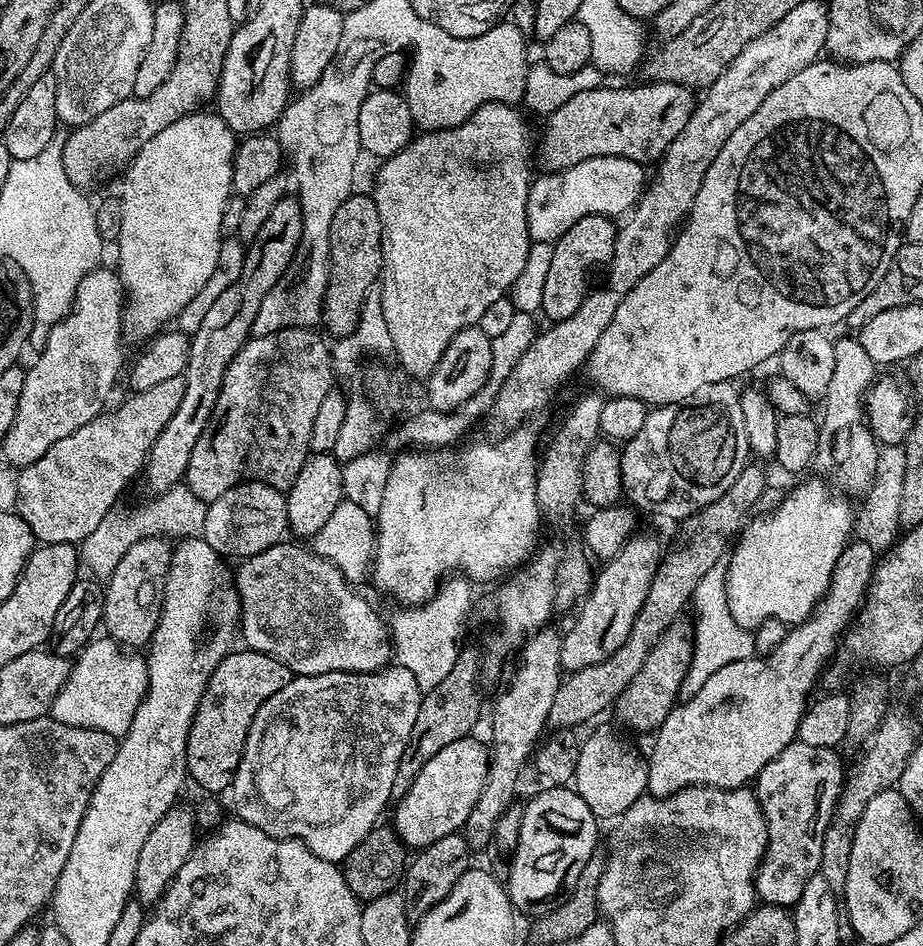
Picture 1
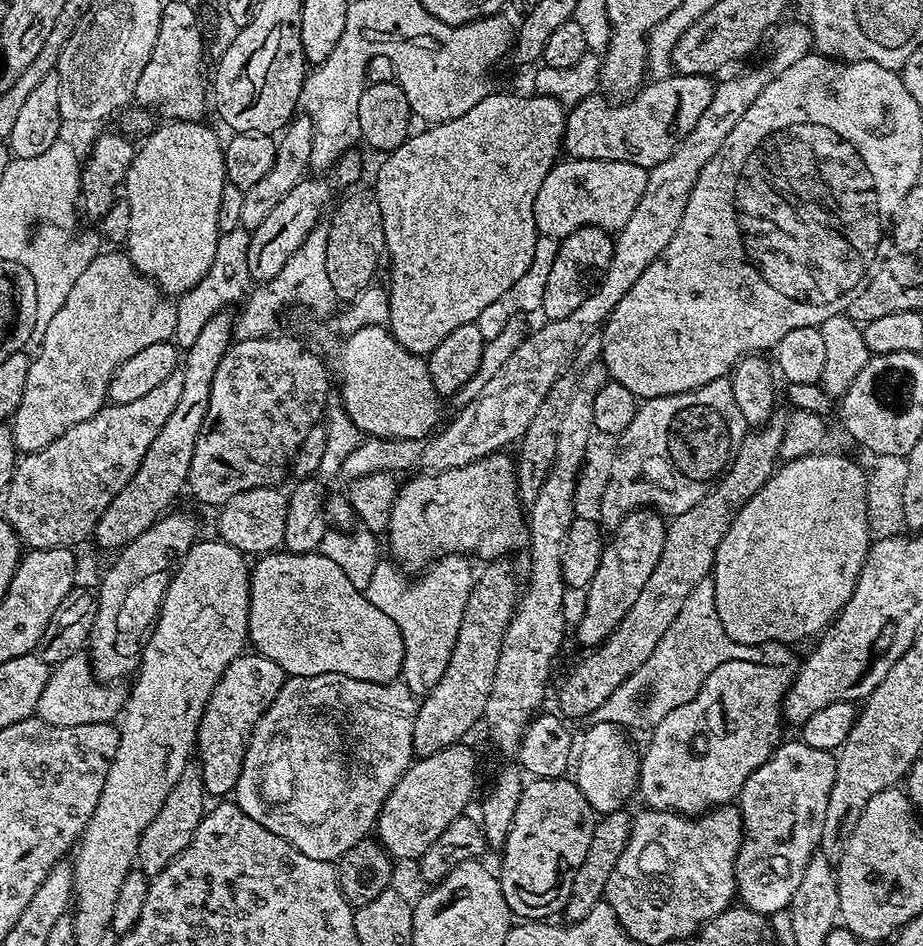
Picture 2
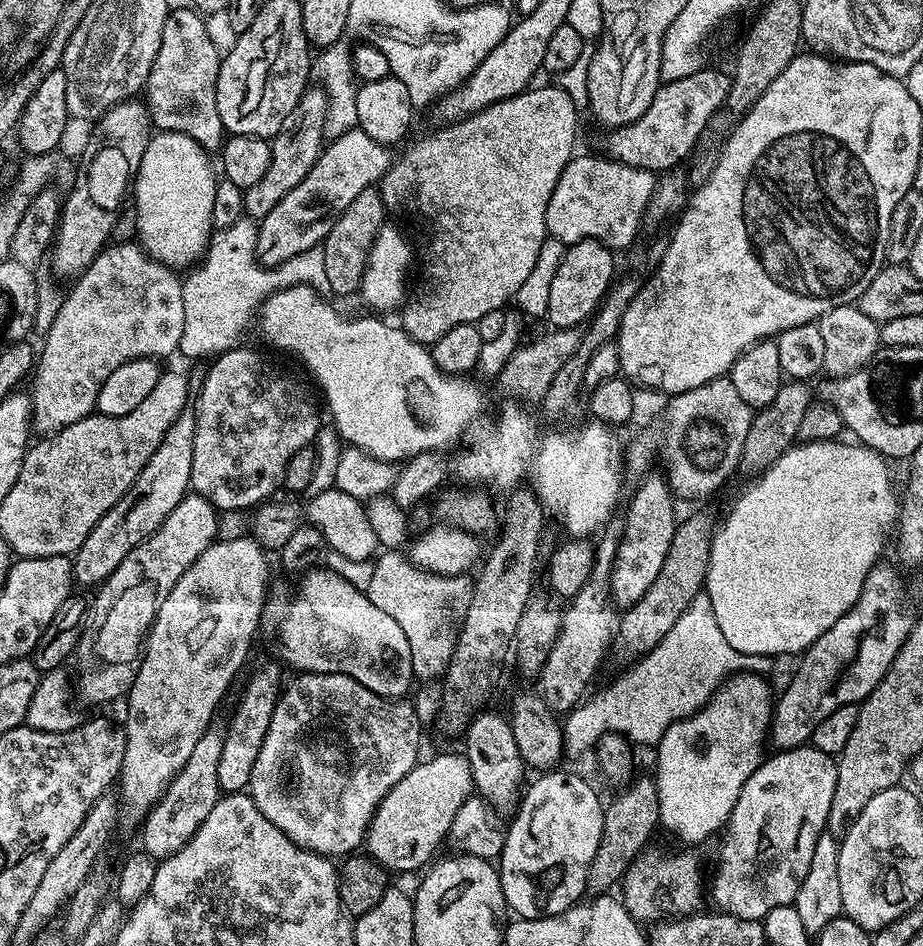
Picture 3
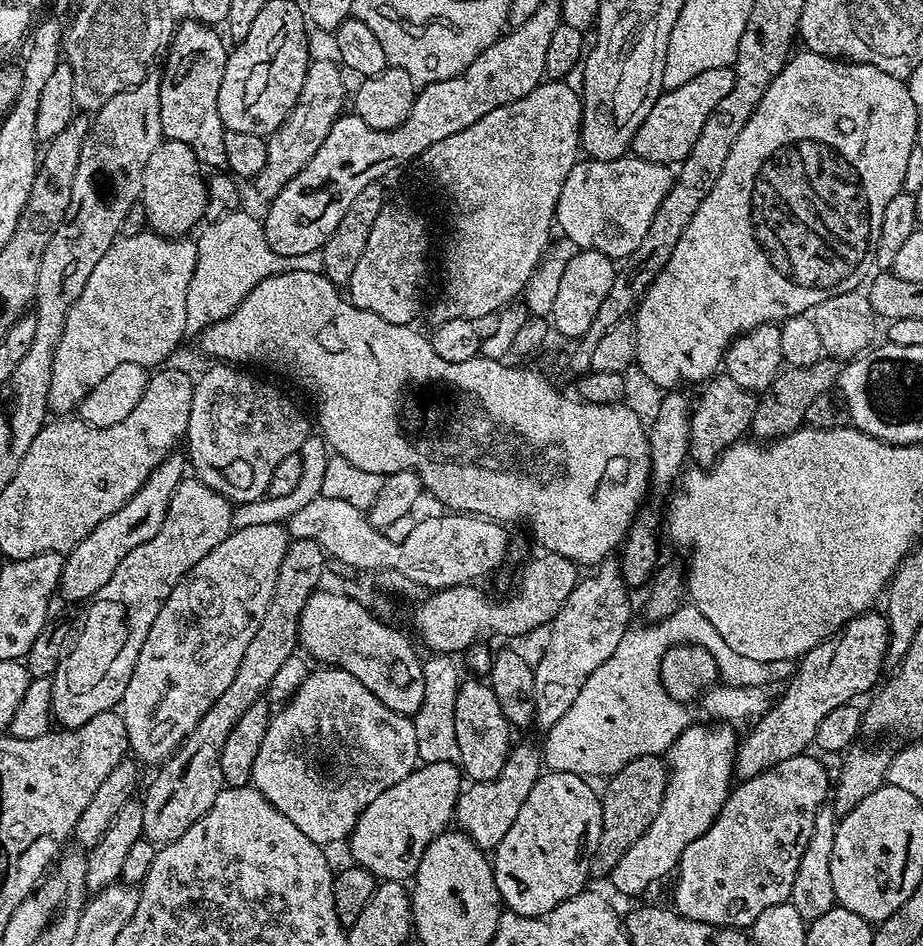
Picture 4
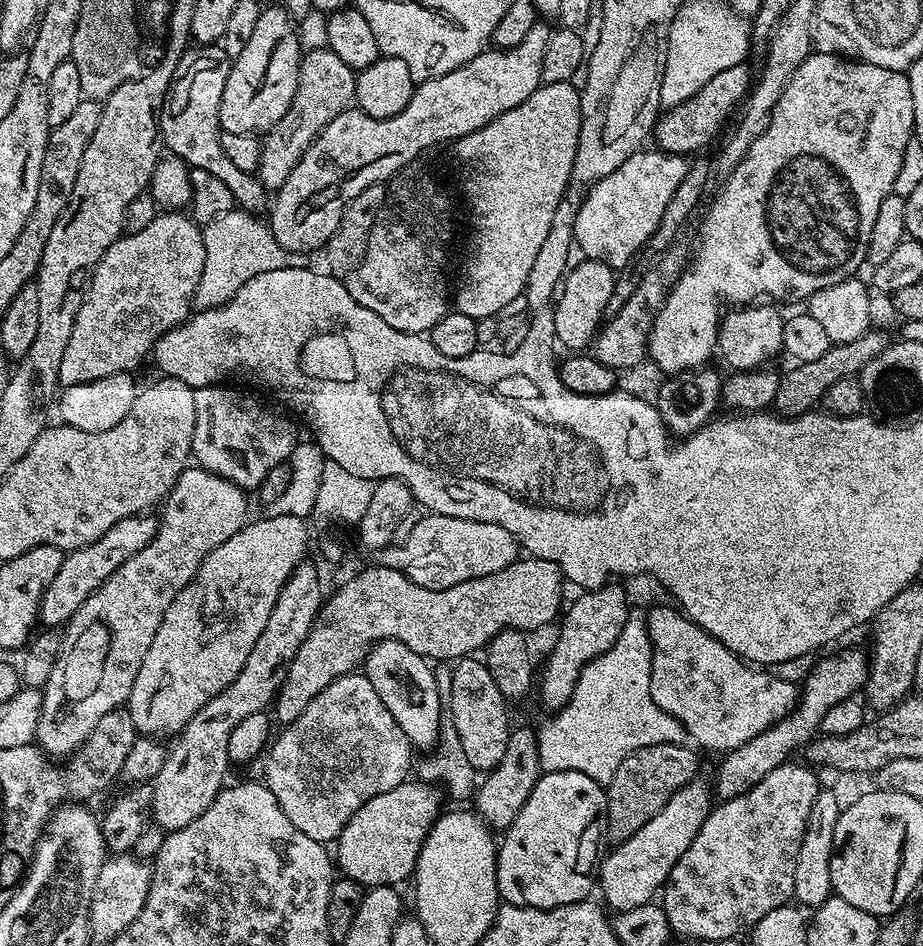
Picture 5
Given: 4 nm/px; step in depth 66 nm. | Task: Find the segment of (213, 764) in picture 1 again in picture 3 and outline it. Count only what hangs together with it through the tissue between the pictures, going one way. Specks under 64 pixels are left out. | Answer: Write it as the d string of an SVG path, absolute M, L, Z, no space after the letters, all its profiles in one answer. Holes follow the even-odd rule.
M272 664L258 669L249 678L248 685L244 688L244 701L241 702L232 725L227 725L224 733L222 756L218 758L218 786L221 793L231 794L247 789L250 774L254 774L254 761L258 759L258 750L262 750L266 730L270 730L270 718L280 701L281 691L280 672Z

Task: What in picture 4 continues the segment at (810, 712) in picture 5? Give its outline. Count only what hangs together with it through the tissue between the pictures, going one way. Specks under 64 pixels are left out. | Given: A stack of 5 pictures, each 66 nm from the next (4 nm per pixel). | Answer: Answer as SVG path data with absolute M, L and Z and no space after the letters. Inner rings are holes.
M876 610L864 612L844 625L837 640L829 638L811 648L800 657L791 680L783 685L780 701L777 704L775 701L774 706L747 729L748 737L739 741L735 775L740 780L749 780L778 766L778 762L786 762L786 758L805 755L816 739L818 722L822 722L830 710L851 704L860 698L856 696L871 693L877 687L881 679L880 663L885 663L887 655L888 622Z

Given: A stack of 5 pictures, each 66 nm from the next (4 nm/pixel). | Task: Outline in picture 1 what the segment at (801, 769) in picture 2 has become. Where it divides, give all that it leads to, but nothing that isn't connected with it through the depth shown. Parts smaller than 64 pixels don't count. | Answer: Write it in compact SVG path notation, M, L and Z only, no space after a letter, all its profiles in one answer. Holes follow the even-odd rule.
M793 742L778 754L755 778L754 791L768 827L768 849L756 871L756 894L763 903L795 906L806 890L806 882L817 875L822 862L822 838L832 817L834 806L840 797L840 789L846 779L846 764L840 761L841 753L835 748L806 746Z

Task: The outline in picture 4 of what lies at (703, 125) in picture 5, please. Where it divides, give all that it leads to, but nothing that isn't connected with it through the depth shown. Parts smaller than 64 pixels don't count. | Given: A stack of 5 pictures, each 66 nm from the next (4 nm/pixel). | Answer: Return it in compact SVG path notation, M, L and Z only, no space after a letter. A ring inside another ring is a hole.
M731 67L702 70L702 74L686 82L686 86L661 92L658 102L654 102L654 110L646 114L646 122L642 122L634 134L631 155L655 164L679 165L690 154L694 142L698 142L698 134L702 134L702 126L710 114L714 114L718 102L734 90L735 81L736 74Z

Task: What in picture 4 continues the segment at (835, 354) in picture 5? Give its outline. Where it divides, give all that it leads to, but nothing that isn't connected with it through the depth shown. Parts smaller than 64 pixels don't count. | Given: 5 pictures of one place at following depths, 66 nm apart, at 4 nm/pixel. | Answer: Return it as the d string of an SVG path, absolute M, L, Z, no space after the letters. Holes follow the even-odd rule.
M822 358L814 362L814 366L785 367L774 378L767 392L757 399L757 410L750 429L751 435L756 435L753 437L757 441L771 442L805 427L807 408L814 403L814 398L818 398L818 394L836 388L836 379L840 377L841 367L841 361L831 358Z

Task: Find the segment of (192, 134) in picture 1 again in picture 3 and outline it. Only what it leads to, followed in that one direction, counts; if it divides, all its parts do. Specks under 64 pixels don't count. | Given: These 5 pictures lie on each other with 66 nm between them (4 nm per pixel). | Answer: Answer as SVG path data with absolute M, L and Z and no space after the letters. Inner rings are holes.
M157 131L142 154L142 162L136 171L134 185L134 207L136 209L136 234L138 243L149 256L173 270L188 270L203 257L209 239L214 231L212 211L214 210L214 190L218 176L212 173L209 153L205 152L194 138L177 132Z

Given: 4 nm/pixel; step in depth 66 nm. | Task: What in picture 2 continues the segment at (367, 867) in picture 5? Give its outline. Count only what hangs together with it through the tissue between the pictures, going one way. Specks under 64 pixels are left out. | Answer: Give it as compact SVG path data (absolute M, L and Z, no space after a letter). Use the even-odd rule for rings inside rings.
M451 744L438 754L419 757L386 798L378 821L378 839L397 861L419 861L443 831L465 815L464 807L471 802L476 788L476 756L466 745Z

